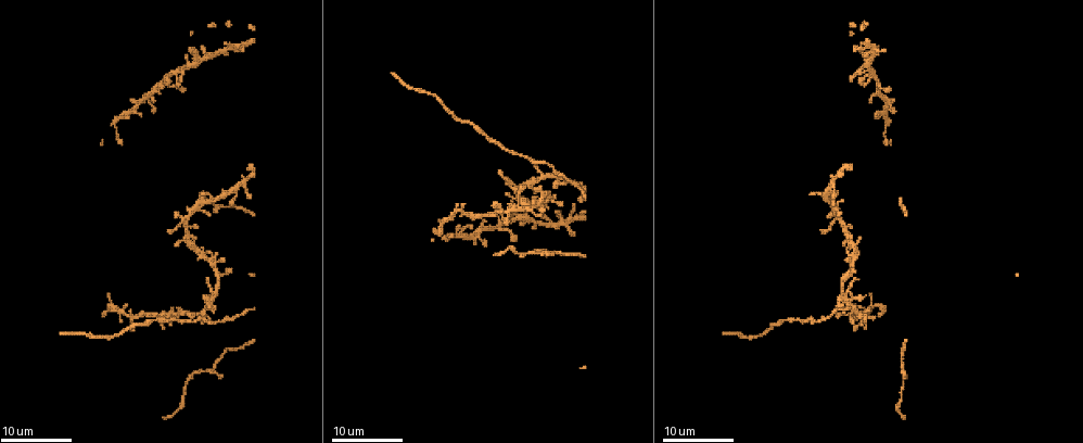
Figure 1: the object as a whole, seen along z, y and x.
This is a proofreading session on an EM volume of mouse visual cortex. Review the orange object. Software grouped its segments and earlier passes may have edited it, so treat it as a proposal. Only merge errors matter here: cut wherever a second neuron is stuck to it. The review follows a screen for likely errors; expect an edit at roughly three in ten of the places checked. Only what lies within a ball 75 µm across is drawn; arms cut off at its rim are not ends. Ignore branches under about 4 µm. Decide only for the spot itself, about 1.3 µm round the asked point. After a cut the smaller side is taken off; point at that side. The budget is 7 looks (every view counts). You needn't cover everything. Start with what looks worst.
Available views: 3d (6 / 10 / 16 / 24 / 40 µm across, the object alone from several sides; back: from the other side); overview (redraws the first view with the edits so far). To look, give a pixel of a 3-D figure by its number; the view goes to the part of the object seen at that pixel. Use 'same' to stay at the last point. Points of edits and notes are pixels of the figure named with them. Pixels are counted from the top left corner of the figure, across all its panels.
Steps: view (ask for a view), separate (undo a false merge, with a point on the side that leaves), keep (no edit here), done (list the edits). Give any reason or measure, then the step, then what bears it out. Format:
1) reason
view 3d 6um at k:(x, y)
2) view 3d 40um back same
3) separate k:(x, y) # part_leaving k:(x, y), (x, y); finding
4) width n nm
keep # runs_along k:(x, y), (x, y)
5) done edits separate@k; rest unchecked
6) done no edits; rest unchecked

two arms in line, one across
view 3d 16um at 1:(211, 304)

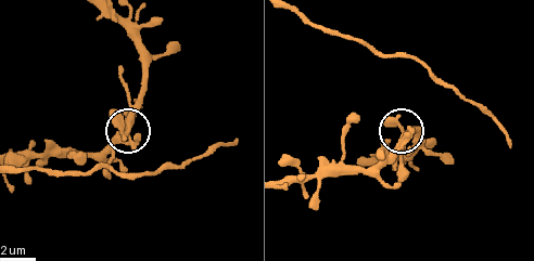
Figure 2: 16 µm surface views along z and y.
view 3d 6um at 2:(129, 131)

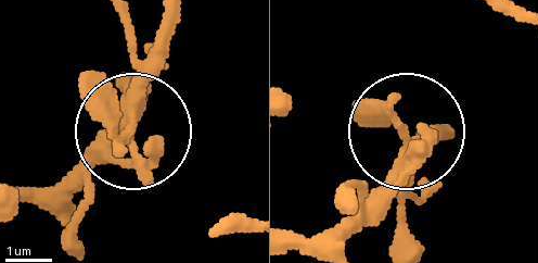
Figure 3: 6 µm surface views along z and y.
keep # runs_along 3:(171, 12), (171, 47), (136, 125), (120, 121), (59, 183); all the same neuron

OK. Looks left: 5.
three-way junction
view 3d 24um at 1:(851, 246)

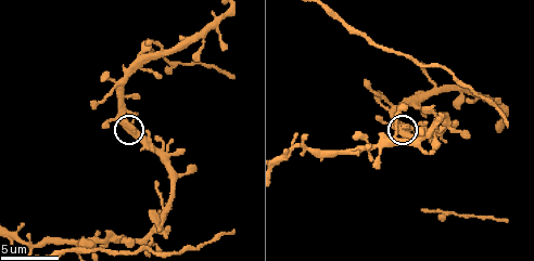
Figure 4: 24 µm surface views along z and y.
zoom in
view 3d 10um at 4:(402, 132)

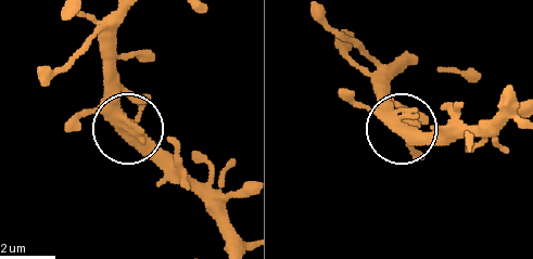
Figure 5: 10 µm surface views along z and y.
keep # runs_along 5:(421, 160), (389, 100); one neuron here

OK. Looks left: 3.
a fork
view 3d 6um at 4:(172, 64)

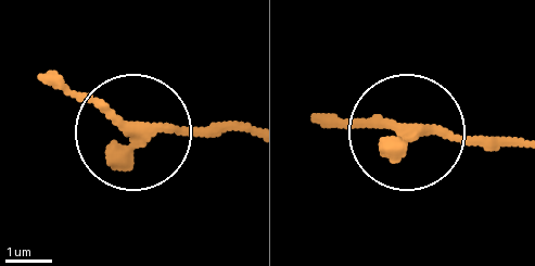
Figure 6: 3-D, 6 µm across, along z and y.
arms 3
keep # one neuron here

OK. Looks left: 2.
small branch off a trunk
view 3d 6um at 4:(393, 108)

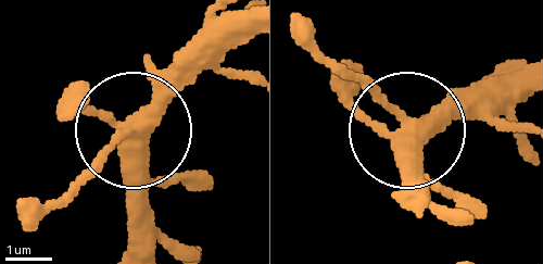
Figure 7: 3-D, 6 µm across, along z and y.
keep # runs_along 7:(155, 238), (133, 137), (109, 145), (30, 223); all the same neuron

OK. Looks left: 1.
done no edits; rest unchecked

